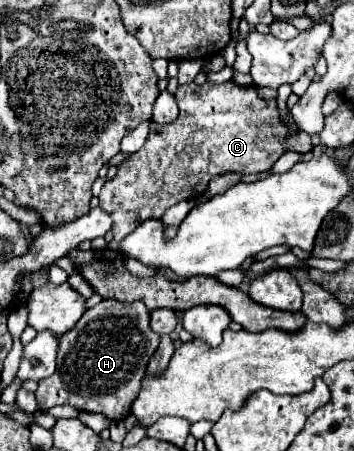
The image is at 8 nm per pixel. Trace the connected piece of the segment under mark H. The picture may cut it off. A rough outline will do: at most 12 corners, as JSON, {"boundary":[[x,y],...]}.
{"boundary":[[141,301],[59,337],[39,409],[125,419],[157,345]]}

